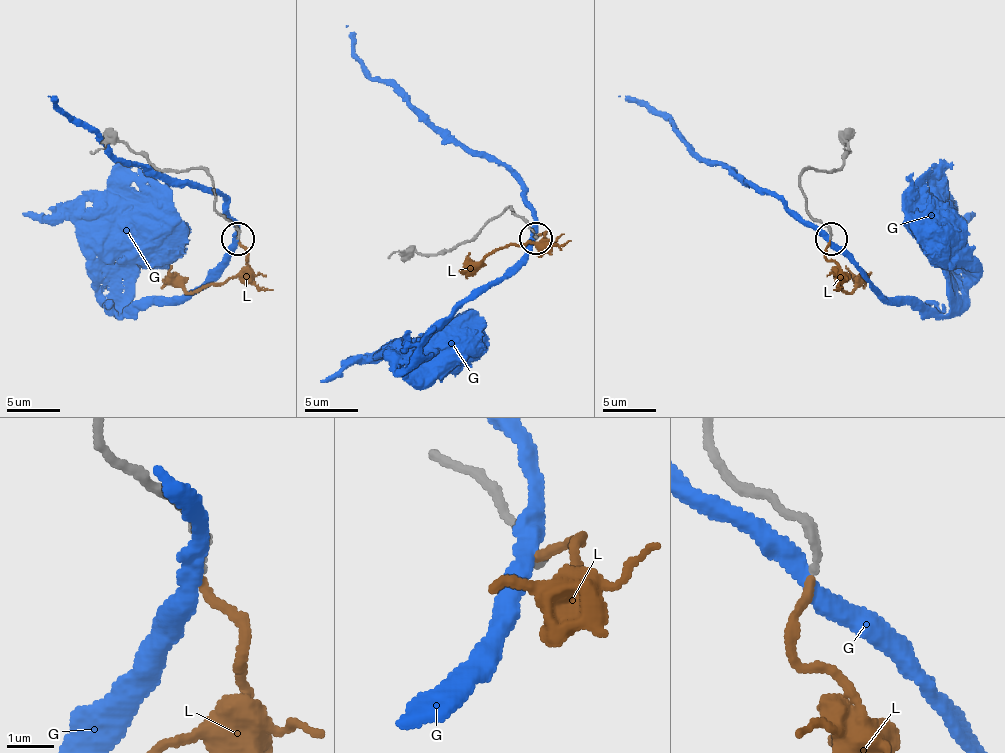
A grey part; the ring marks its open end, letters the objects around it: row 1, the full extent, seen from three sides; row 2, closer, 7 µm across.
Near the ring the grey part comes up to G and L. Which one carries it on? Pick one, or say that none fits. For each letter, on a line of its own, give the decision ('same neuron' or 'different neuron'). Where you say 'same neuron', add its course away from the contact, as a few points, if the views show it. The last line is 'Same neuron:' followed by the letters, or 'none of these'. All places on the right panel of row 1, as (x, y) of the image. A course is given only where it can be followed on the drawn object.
G: different neuron
L: same neuron; course (830, 239), (825, 255), (835, 266), (838, 282), (849, 293), (854, 277), (846, 266)
Same neuron: L

